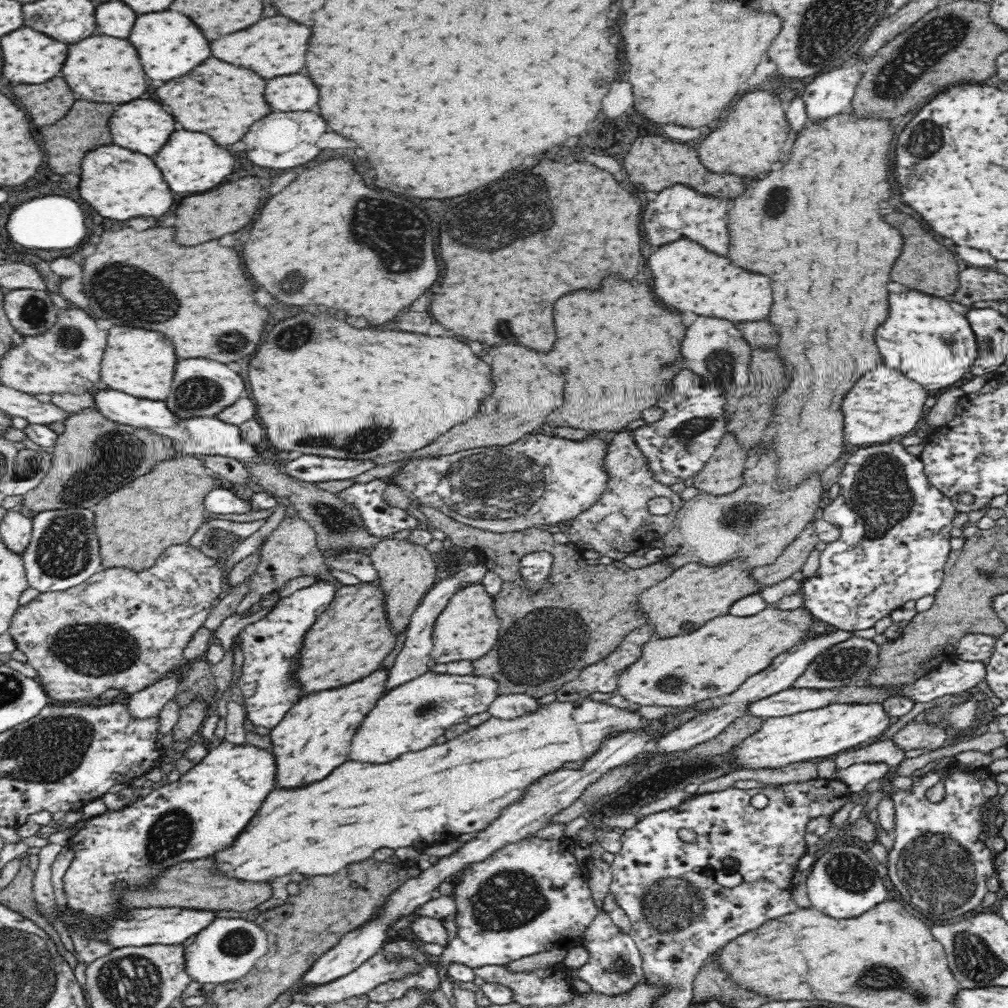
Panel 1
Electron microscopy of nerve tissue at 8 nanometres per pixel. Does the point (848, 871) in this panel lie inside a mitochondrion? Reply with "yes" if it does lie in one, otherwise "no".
yes

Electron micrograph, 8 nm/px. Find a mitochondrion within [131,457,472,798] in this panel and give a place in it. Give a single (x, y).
(336, 523)

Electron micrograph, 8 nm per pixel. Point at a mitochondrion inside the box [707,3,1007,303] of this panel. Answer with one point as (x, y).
(923, 49)

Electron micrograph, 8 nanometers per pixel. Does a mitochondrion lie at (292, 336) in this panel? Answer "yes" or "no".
yes

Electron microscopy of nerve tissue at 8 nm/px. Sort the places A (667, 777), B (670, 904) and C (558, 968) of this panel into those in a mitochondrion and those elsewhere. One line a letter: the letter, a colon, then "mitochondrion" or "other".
A: mitochondrion
B: mitochondrion
C: other

